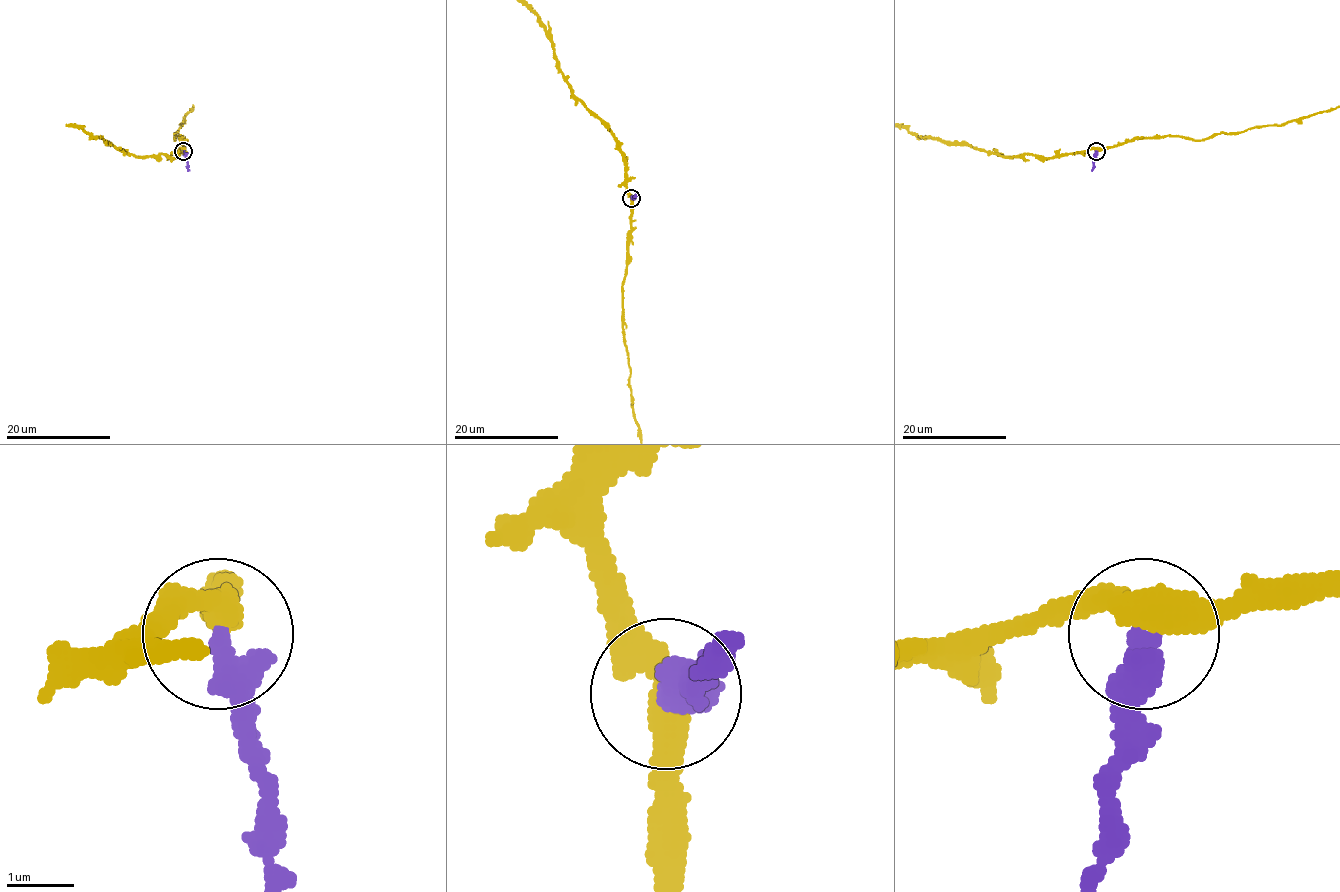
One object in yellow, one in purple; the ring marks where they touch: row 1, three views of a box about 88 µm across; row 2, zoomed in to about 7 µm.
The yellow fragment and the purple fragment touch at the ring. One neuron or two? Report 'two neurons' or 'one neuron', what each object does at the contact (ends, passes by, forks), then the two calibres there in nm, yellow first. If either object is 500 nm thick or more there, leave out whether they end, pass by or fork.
one neuron; yellow passes by; purple ends; calibres 440 and 480 nm

